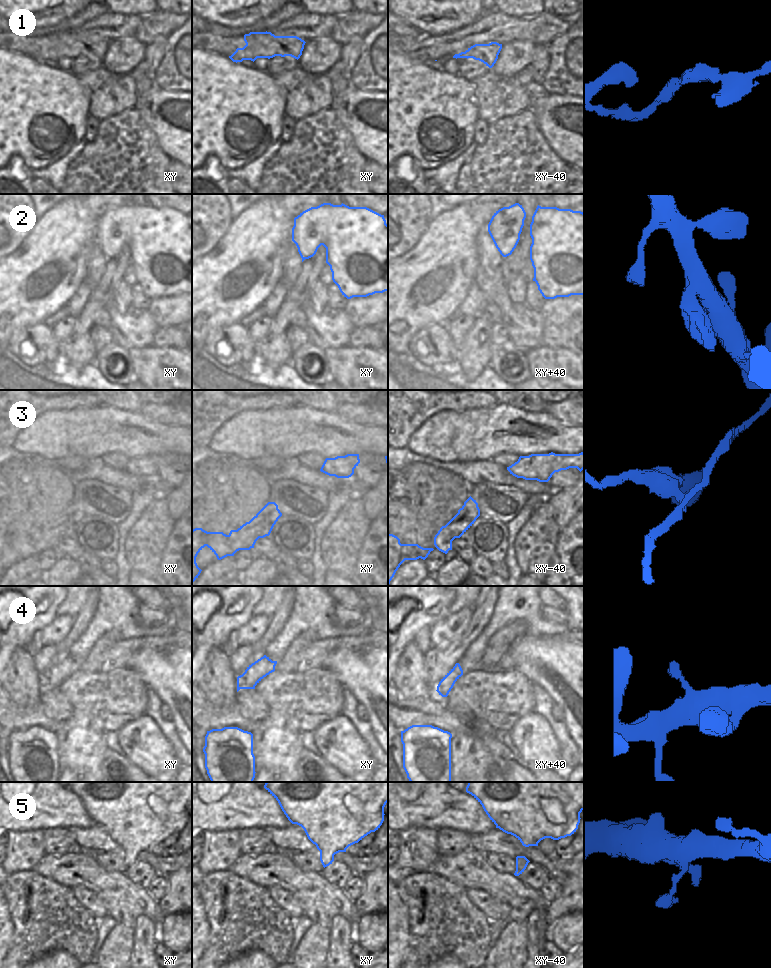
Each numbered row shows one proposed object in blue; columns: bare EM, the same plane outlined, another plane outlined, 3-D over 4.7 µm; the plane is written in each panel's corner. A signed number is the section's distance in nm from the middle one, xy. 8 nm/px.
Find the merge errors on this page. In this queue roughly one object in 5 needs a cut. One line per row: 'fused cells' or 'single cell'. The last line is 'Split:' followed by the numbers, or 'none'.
1: single cell
2: single cell
3: fused cells
4: single cell
5: single cell
Split: 3

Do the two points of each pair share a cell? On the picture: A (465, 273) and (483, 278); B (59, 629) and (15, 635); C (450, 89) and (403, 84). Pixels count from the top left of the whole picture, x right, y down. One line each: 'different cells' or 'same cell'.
A: different cells
B: different cells
C: same cell

